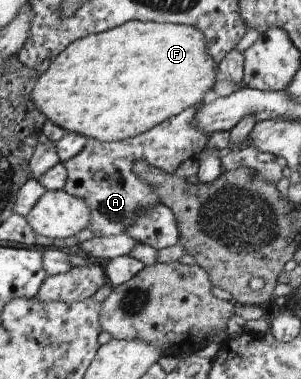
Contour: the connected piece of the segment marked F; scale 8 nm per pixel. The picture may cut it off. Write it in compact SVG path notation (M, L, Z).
M132 20L72 43L40 76L32 91L32 99L42 114L65 132L80 133L104 142L124 141L142 135L213 97L214 85L221 76L219 64L208 47L208 39L198 27Z

